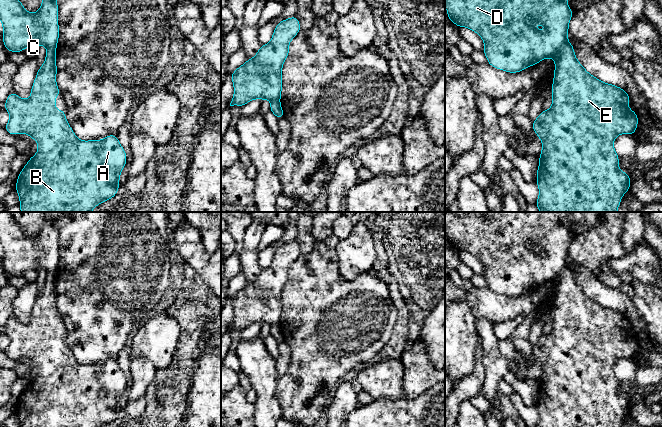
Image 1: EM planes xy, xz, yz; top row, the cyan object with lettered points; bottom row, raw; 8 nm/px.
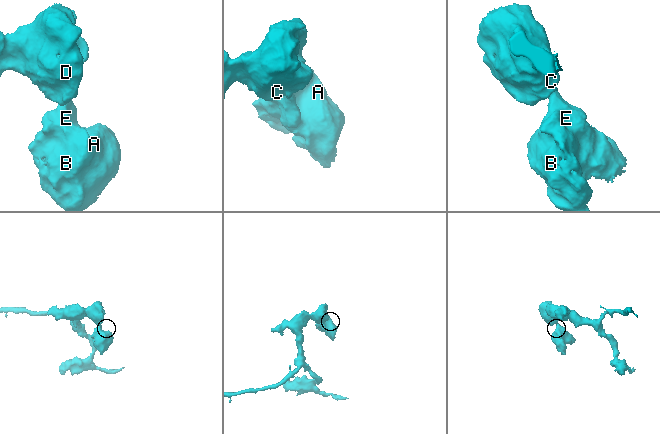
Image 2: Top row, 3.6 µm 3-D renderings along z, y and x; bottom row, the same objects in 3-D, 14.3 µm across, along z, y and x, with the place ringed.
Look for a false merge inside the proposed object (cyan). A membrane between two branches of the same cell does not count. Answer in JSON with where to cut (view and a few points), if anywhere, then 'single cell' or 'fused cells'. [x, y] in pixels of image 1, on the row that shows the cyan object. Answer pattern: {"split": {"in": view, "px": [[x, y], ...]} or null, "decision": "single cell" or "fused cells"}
{"split": {"in": "yz", "px": [[566, 40], [553, 57]]}, "decision": "fused cells"}

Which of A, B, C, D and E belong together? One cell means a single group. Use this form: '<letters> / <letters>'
A B E / C D

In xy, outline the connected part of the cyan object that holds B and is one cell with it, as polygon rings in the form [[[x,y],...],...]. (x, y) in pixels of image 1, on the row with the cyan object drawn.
[[[56,49],[47,50],[45,62],[38,69],[33,82],[30,98],[22,99],[12,91],[4,104],[10,115],[5,130],[11,135],[26,133],[38,143],[36,155],[29,158],[28,163],[18,174],[15,188],[20,198],[19,207],[21,212],[91,212],[94,207],[117,194],[119,176],[125,167],[127,155],[116,135],[110,134],[98,141],[78,139],[66,121],[66,113],[55,109],[55,97],[61,95],[56,83],[55,52]]]

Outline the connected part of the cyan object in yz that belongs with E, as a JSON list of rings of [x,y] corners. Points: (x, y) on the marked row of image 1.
[[[566,41],[555,54],[554,62],[555,70],[551,95],[552,106],[547,111],[542,110],[537,119],[532,122],[535,134],[542,141],[542,151],[539,156],[539,167],[537,169],[536,178],[536,182],[539,187],[539,197],[537,199],[536,206],[541,212],[617,212],[622,196],[630,189],[631,180],[626,172],[623,172],[618,168],[619,157],[613,147],[613,143],[617,135],[635,135],[635,131],[638,126],[638,115],[627,106],[627,103],[631,100],[631,98],[622,88],[602,82],[588,73],[575,57],[573,45],[568,41]]]

